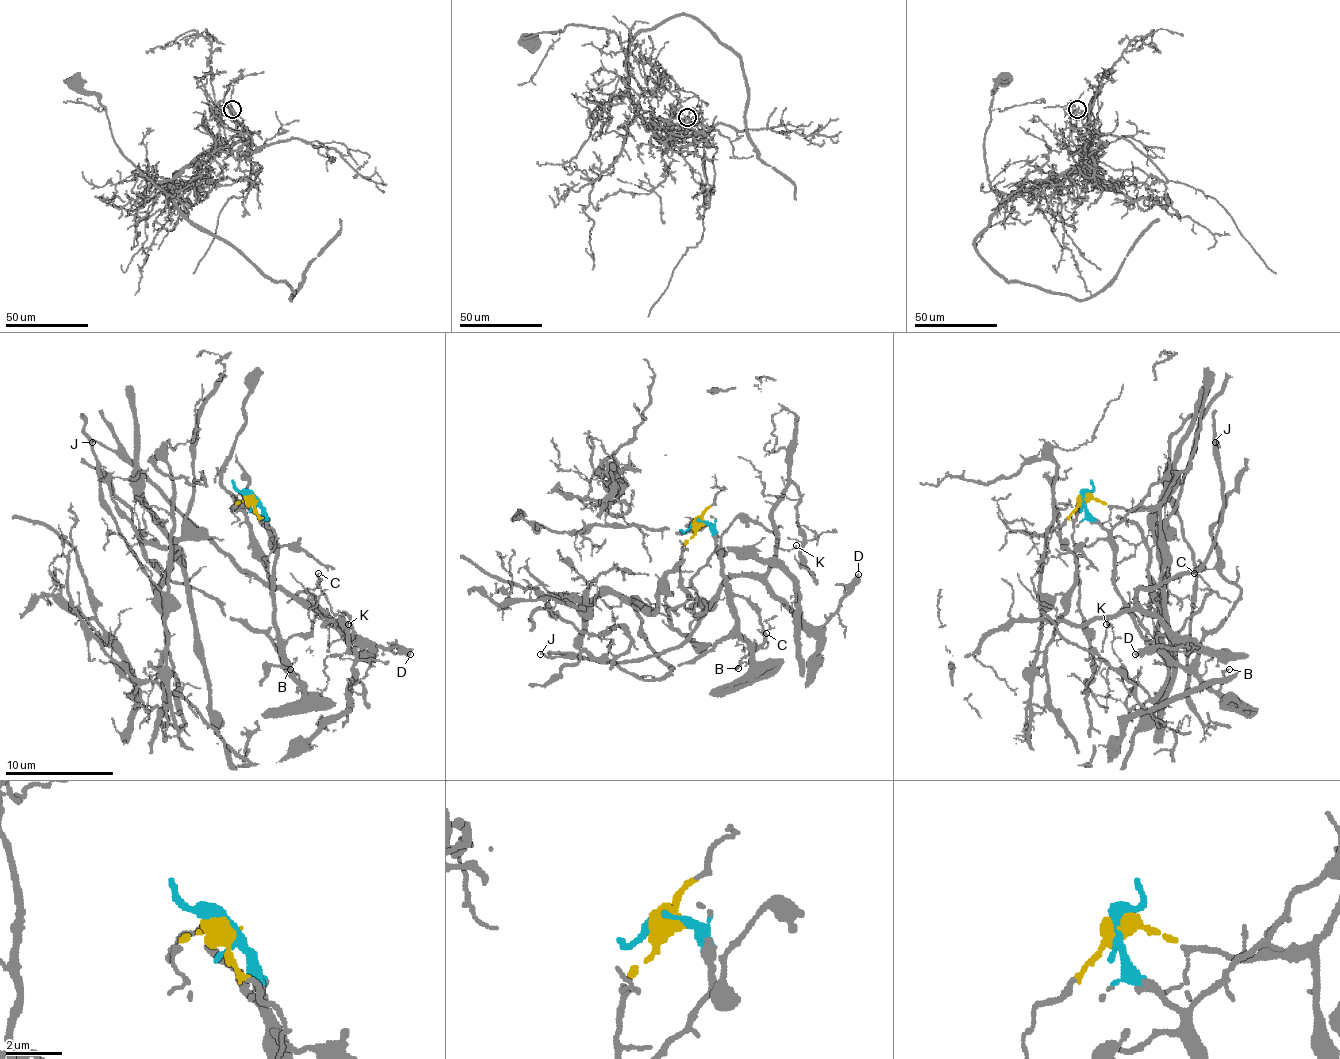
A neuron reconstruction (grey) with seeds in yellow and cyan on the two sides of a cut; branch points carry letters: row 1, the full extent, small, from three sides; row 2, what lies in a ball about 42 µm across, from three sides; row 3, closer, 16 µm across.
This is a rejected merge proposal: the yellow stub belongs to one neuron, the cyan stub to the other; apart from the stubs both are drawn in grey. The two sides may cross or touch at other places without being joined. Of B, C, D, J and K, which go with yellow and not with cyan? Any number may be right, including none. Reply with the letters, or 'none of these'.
D, J, K

